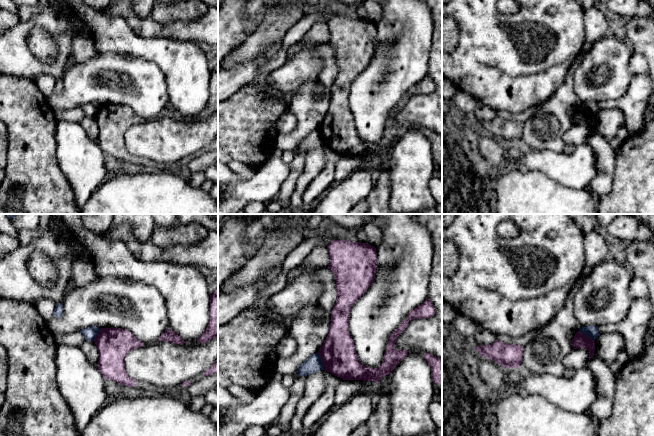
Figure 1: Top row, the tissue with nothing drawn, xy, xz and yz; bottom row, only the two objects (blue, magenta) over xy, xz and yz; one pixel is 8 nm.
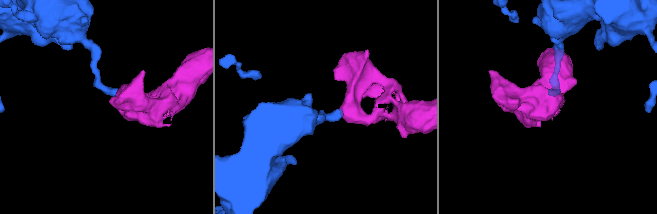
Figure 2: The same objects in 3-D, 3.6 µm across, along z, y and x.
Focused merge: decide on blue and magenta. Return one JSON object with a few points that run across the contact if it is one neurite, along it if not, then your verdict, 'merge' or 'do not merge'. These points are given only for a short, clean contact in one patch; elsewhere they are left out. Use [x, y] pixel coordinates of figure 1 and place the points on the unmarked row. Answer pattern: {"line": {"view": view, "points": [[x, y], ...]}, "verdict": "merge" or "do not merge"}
{"line": {"view": "xz", "points": [[318, 128], [324, 145]]}, "verdict": "do not merge"}

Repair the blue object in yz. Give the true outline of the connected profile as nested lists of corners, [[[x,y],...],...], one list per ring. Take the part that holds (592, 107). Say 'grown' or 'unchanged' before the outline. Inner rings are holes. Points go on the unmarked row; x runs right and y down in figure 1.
unchanged; [[[591,101],[587,103],[582,102],[580,104],[580,107],[581,109],[587,111],[588,113],[590,113],[593,116],[596,116],[598,112],[600,111],[598,102],[595,102],[595,101]]]

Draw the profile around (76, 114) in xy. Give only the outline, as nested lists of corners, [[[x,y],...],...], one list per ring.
[[[75,107],[64,111],[56,111],[55,117],[58,121],[63,120],[80,123],[86,116],[84,111],[80,107]]]

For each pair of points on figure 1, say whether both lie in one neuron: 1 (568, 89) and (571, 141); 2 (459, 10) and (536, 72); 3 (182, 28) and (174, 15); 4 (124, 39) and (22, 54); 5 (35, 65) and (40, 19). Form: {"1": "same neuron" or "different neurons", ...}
{"1": "different neurons", "2": "same neuron", "3": "different neurons", "4": "different neurons", "5": "same neuron"}

